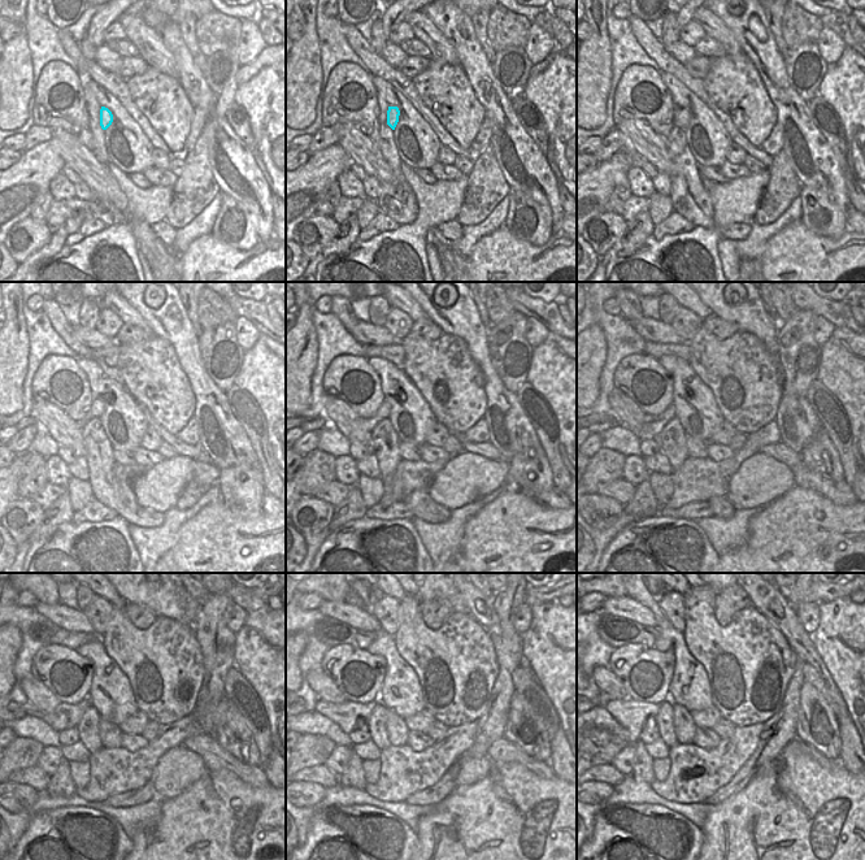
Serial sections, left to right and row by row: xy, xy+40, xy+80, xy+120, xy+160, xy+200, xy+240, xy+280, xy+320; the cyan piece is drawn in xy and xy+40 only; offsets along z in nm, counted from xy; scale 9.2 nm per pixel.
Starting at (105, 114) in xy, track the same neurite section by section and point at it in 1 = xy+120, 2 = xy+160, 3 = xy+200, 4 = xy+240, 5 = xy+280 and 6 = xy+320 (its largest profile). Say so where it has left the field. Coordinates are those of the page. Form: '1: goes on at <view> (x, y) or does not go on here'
1: goes on at xy+120 (96, 408)
2: goes on at xy+160 (385, 409)
3: goes on at xy+200 (652, 425)
4: goes on at xy+240 (65, 716)
5: goes on at xy+280 (346, 715)
6: goes on at xy+320 (631, 715)

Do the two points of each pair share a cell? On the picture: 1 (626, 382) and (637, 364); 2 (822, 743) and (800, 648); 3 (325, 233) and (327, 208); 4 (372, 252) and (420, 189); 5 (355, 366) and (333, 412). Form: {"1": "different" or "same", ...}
{"1": "same", "2": "different", "3": "different", "4": "same", "5": "different"}

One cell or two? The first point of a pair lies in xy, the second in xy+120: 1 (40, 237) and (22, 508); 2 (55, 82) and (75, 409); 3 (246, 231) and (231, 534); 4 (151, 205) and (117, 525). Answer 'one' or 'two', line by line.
1: one
2: one
3: two
4: one

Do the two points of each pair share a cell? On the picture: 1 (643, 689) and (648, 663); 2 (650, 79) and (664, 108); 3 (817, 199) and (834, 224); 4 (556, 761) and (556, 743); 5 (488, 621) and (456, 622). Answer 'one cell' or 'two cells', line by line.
1: one cell
2: one cell
3: one cell
4: one cell
5: two cells

